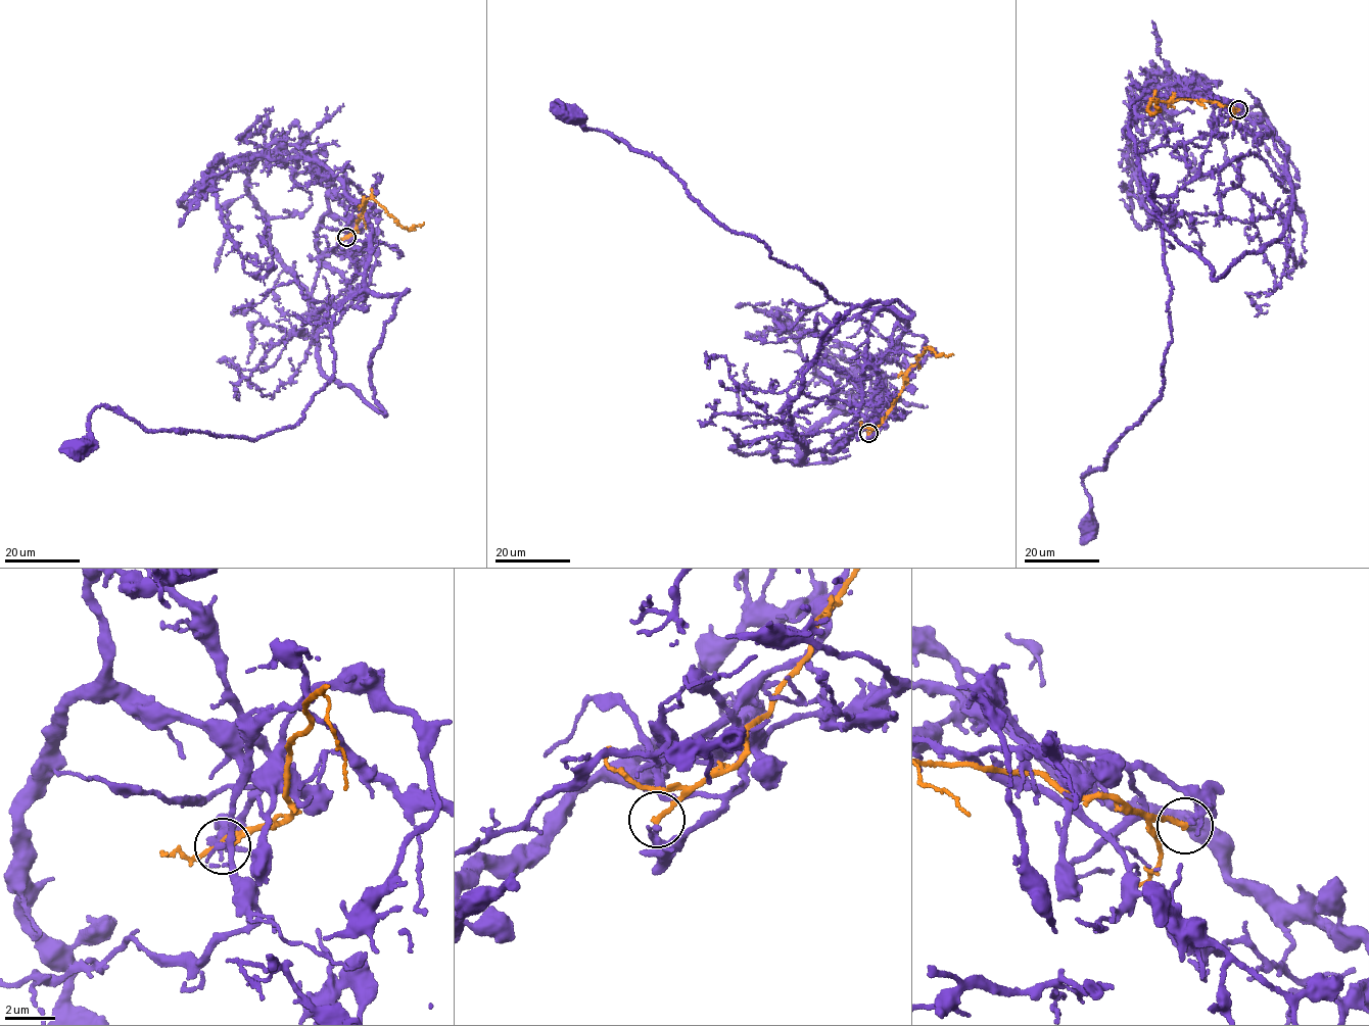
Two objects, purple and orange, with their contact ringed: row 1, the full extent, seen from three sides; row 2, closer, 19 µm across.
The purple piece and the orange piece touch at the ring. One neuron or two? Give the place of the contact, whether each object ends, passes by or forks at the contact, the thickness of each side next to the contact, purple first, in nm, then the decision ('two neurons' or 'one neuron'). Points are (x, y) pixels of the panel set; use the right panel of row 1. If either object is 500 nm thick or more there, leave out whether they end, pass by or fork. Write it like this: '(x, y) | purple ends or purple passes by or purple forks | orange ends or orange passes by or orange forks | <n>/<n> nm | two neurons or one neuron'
(1238, 109) | purple ends | orange ends | 360/200 nm | two neurons

